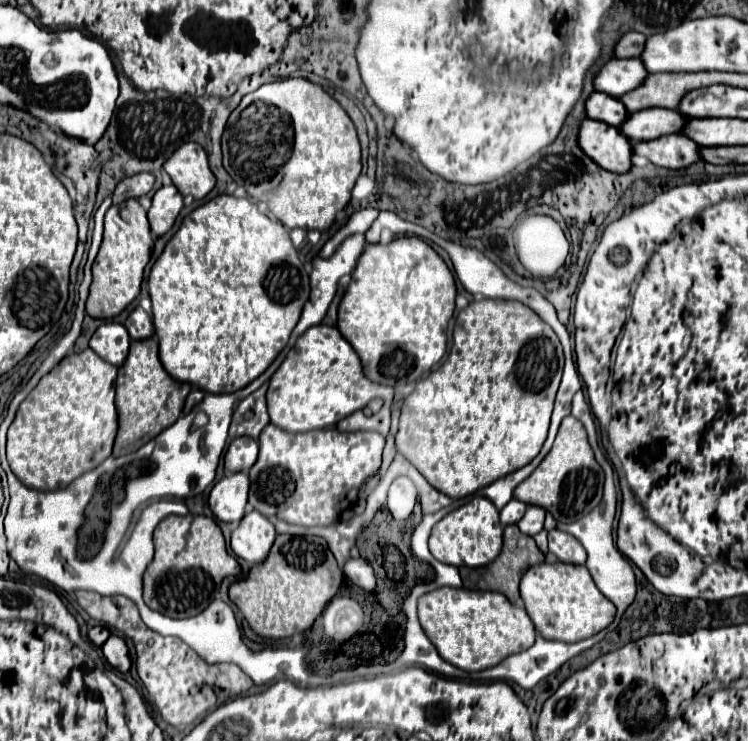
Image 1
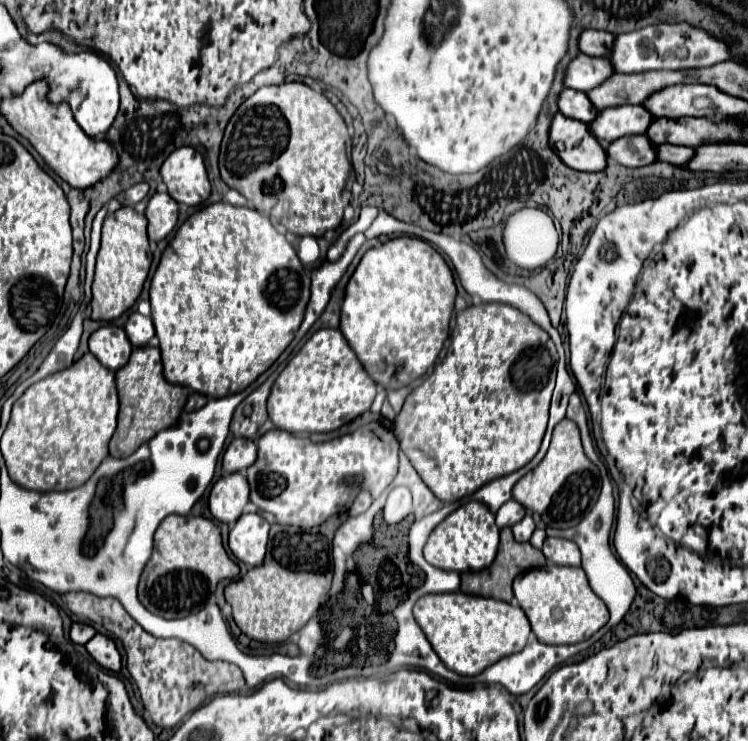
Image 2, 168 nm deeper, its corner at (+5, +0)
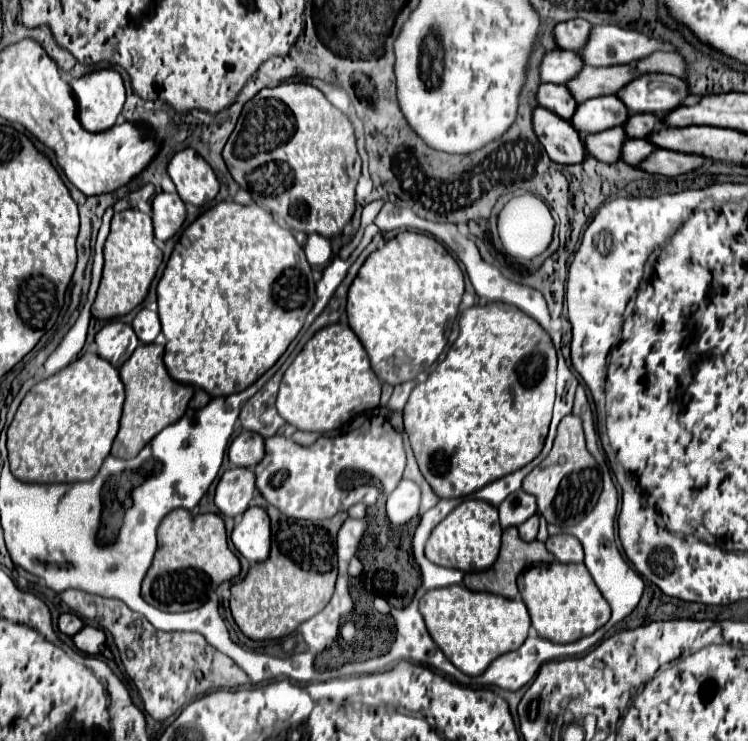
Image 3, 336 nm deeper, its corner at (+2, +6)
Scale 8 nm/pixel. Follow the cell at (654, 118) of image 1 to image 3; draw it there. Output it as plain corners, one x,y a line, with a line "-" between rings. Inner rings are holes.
601,95
579,103
571,117
571,125
579,133
599,133
623,125
627,115
627,109
623,109
623,103
615,99
615,95

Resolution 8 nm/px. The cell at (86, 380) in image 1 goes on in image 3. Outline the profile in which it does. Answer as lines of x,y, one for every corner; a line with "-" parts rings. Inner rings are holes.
89,351
49,379
37,383
21,401
7,429
11,473
27,483
93,479
119,431
123,401
125,393
119,371

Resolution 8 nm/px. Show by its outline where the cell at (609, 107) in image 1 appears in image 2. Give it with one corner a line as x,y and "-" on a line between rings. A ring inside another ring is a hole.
564,89
560,93
558,109
564,117
578,119
578,121
584,121
584,123
592,123
598,115
598,109
592,107
588,95
582,93
582,91
574,91
574,89

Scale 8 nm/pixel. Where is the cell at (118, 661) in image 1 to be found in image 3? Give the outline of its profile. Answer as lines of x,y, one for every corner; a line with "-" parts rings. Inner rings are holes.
85,625
81,631
77,631
73,635
73,643
79,651
83,651
87,655
99,655
105,647
105,633
97,627

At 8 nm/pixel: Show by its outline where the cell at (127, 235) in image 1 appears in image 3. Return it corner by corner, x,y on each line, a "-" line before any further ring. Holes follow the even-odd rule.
125,209
113,215
111,233
105,241
105,267
103,279
97,291
97,299
91,307
95,319
115,319
133,311
147,295
149,285
161,265
161,251
153,243
153,223
151,217
139,209

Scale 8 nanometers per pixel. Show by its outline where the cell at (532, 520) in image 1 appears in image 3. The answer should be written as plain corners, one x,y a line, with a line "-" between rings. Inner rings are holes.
537,515
529,517
529,519
527,519
523,525
519,525
517,529
519,529
519,535
521,535
523,541
533,541
533,539
537,537
537,531
539,531
539,517
537,517

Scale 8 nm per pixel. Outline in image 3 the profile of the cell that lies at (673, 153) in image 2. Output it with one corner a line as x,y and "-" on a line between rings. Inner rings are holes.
627,139
619,153
619,161
627,165
637,165
639,161
643,161
643,157
647,157
653,151
657,151
657,147
645,139

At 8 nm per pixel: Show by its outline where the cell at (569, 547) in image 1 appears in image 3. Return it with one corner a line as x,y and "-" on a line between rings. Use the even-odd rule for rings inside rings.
553,535
545,541
547,549
555,555
557,561
561,563
581,563
583,561
583,547
579,539
573,535

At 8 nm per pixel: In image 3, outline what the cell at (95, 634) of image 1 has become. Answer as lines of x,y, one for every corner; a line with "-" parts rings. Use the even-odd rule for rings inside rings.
61,613
59,619
57,619
57,627
59,627
61,633
71,637
83,627
83,621
77,615
73,615
73,613

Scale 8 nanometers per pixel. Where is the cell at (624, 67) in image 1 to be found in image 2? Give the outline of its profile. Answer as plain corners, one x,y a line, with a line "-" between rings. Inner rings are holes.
580,53
568,67
566,73
566,87
576,89
576,91
592,91
598,85
602,85
608,77
612,77
616,71
610,63
608,57
590,57

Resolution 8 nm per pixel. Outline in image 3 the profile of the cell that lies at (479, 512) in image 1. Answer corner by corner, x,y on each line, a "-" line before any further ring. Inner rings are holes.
465,499
459,507
455,507
431,533
425,555
429,561
441,567
451,567
459,569
463,573
475,573
475,571
485,571
489,569
501,547
501,525
499,525
499,515
497,507
493,507
487,501
477,501
477,499

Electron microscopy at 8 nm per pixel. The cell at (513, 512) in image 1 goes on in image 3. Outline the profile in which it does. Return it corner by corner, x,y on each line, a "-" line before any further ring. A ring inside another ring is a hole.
519,489
517,493
511,493
511,497
507,497
497,509
499,509
501,527
507,529
507,527
521,525
531,515
535,515
537,513
537,503
535,503
533,495

